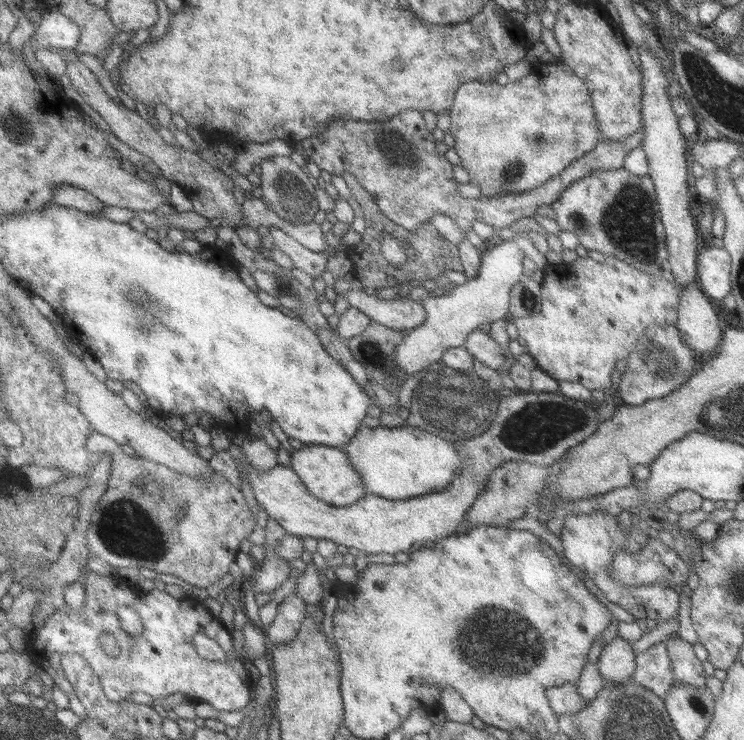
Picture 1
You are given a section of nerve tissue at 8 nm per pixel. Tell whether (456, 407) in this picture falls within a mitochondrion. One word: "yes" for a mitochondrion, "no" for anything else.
yes

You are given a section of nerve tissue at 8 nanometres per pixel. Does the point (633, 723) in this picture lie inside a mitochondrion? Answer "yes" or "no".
yes

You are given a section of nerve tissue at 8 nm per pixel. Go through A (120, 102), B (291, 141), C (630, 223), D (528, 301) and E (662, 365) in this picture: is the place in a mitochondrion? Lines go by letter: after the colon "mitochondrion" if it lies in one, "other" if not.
A: other
B: other
C: mitochondrion
D: mitochondrion
E: mitochondrion

